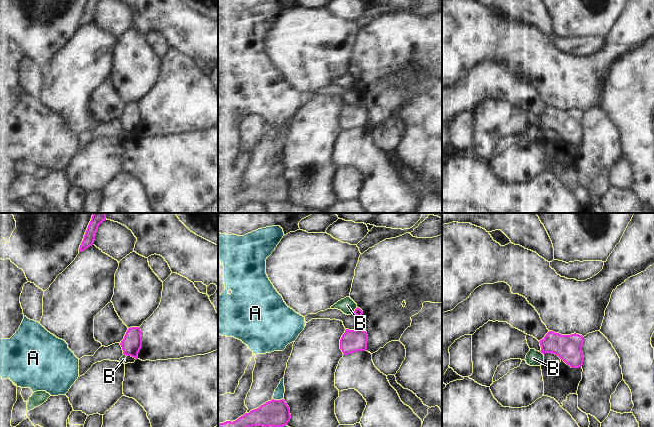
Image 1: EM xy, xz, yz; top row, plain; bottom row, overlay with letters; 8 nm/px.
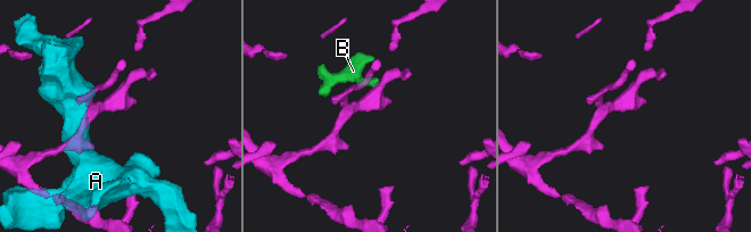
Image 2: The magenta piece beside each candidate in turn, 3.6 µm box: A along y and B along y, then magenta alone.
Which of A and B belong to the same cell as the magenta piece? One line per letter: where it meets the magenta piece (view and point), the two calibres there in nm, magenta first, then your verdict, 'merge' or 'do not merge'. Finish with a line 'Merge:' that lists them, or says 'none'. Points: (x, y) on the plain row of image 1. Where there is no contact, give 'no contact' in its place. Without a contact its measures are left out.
A: contact xz (278, 176); calibres 220 and 80 nm; do not merge
B: contact xz (355, 86); calibres 60 and 120 nm; do not merge
Merge: none

